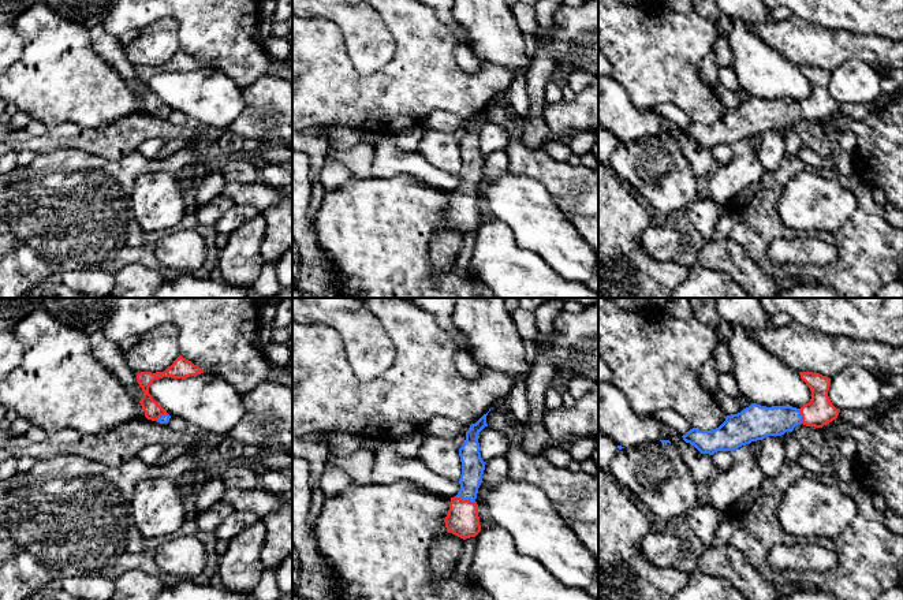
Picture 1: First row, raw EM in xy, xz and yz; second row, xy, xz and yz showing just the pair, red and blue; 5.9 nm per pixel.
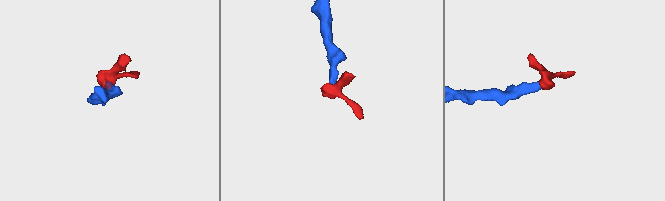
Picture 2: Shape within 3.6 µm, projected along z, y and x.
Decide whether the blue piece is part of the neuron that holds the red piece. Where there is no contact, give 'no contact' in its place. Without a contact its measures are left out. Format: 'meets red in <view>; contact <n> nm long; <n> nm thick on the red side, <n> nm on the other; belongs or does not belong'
meets red in xz; contact 120 nm long; 190 nm thick on the red side, 140 nm on the other; belongs

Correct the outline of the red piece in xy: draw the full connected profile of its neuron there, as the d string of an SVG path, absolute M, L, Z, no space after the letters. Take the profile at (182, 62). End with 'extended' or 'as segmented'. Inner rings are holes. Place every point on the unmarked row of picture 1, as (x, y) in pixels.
M179 49L173 57L165 63L164 66L141 66L137 68L137 75L143 85L143 92L139 94L145 111L152 115L157 115L160 118L168 118L171 109L163 103L158 96L156 96L152 89L149 87L149 81L154 74L163 71L173 71L173 72L186 72L190 70L197 70L204 67L202 63L194 59L191 55Z; extended

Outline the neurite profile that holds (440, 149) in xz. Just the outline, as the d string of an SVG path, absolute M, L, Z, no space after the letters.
M426 131L419 141L421 153L436 168L459 175L462 156L452 133Z

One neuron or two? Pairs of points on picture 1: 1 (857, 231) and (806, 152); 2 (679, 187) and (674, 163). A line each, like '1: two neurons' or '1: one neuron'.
1: two neurons
2: one neuron

